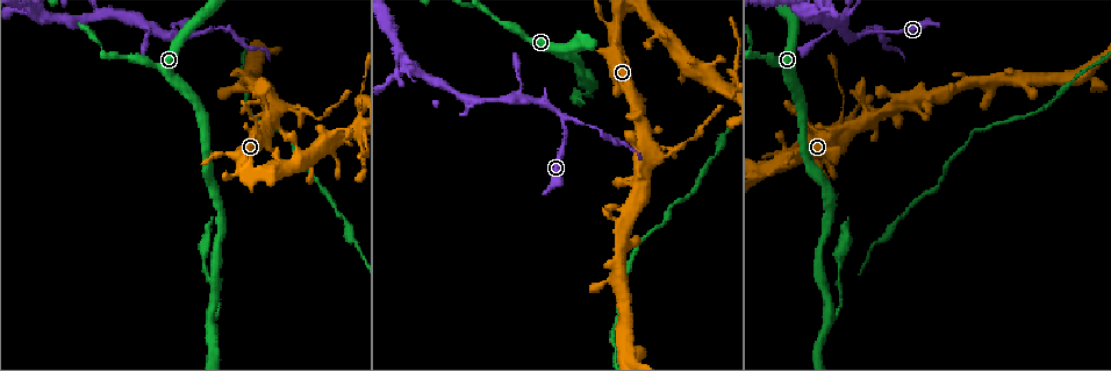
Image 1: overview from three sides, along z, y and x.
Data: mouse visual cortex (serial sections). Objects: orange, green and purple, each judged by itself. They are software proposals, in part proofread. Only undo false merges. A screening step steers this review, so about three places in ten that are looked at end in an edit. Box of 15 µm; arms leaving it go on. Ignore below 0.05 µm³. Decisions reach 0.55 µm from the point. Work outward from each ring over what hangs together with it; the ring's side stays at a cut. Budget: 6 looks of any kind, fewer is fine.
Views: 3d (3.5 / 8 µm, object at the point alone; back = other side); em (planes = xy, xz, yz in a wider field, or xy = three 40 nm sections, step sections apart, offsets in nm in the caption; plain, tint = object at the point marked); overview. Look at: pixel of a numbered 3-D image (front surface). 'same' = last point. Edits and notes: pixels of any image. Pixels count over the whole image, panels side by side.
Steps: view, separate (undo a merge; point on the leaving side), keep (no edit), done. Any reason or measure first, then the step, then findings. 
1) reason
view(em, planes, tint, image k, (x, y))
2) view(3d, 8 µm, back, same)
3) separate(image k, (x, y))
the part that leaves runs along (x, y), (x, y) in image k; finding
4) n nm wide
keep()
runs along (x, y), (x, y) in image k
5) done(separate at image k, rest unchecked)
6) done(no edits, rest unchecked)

three arms meet
view(3d, 8 µm, image 1, (194, 35))

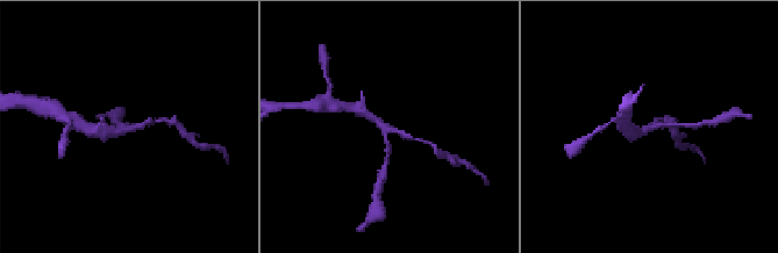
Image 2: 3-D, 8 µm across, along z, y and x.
3 arms; arms of 150, 200, 250 nm
view(em, planes, tint, image 2, (127, 129))

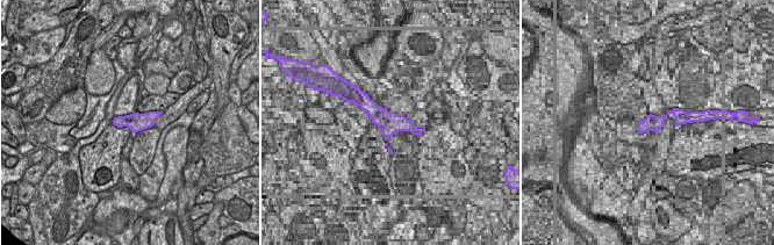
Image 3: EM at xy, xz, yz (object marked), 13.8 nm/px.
keep()
runs along (386, 164), (386, 130), (359, 111) in image 2; continuous, no second cell

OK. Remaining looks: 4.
a fork
view(3d, 3.5 µm, back, image 1, (149, 25))

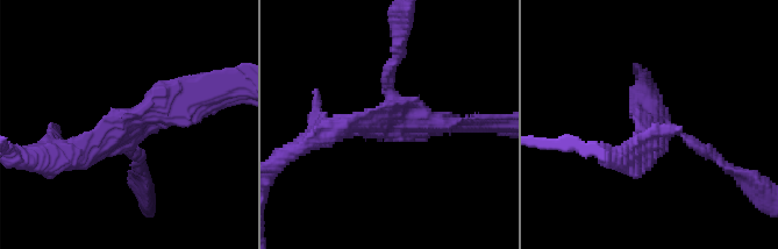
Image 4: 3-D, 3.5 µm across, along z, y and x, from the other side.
3 arms; arms of 150, 300, 350 nm; shape alone is not enough
view(em, xy, step 5, tint, image 4, (387, 119))

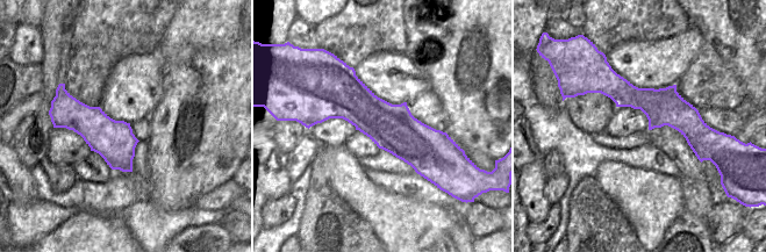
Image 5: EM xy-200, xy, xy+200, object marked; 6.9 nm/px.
keep()
runs along (61, 155), (83, 155), (193, 90) in image 4; continuous, no second cell

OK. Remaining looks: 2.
done(no edits, rest unchecked)

